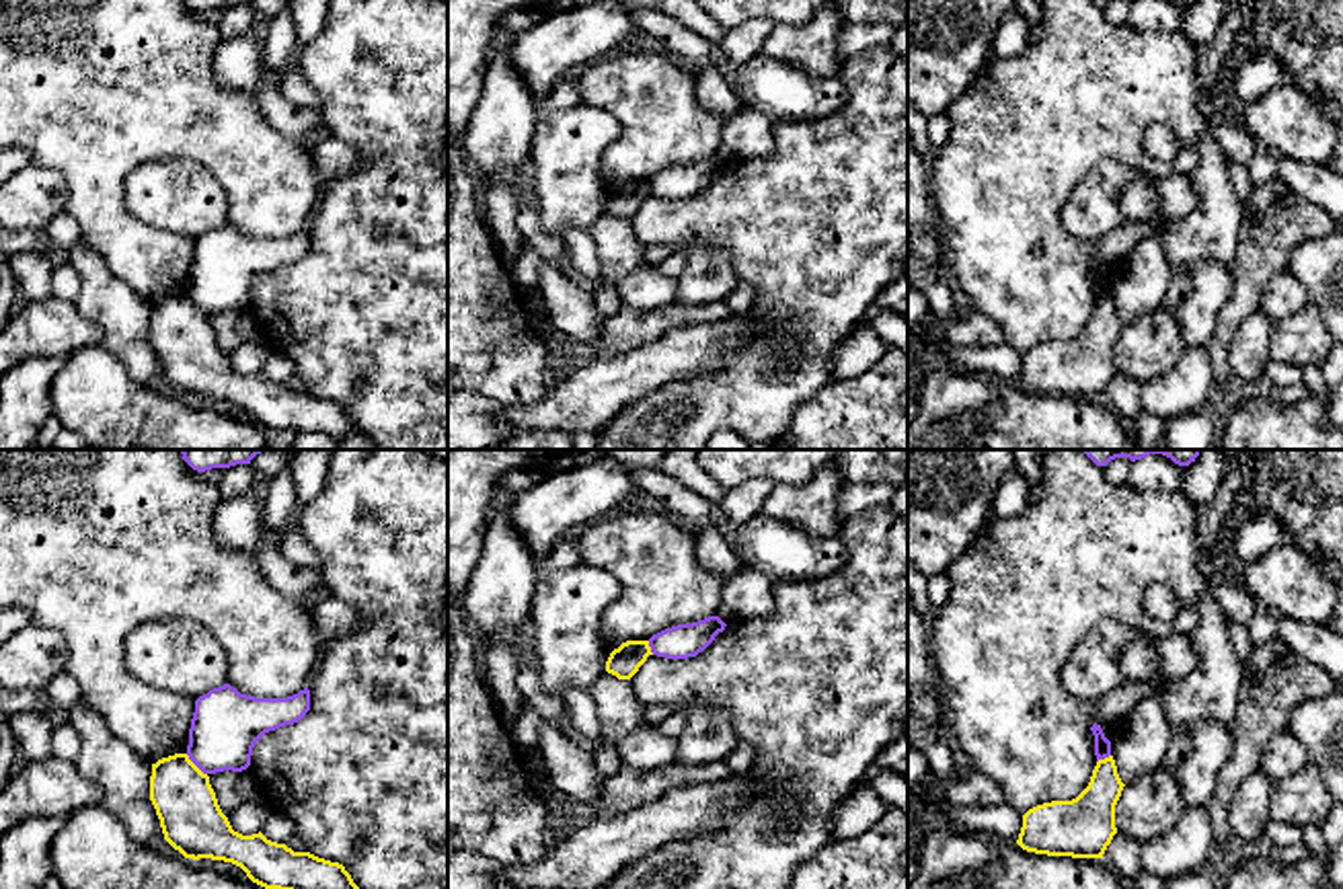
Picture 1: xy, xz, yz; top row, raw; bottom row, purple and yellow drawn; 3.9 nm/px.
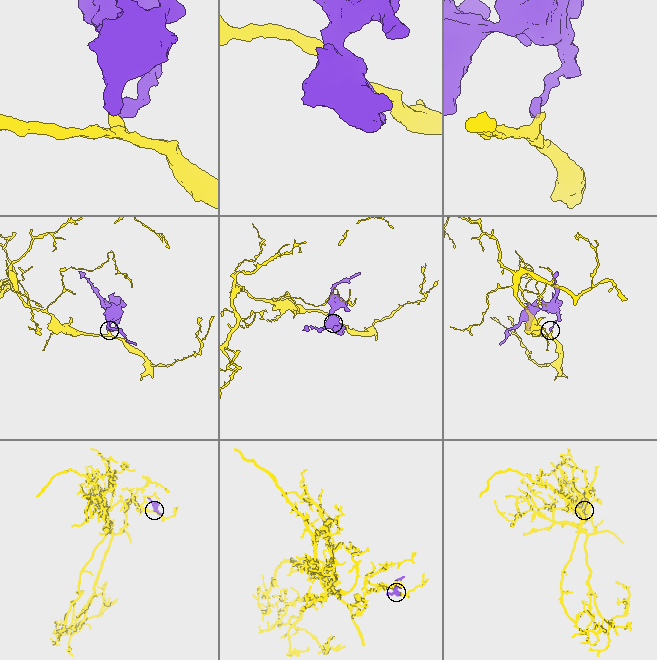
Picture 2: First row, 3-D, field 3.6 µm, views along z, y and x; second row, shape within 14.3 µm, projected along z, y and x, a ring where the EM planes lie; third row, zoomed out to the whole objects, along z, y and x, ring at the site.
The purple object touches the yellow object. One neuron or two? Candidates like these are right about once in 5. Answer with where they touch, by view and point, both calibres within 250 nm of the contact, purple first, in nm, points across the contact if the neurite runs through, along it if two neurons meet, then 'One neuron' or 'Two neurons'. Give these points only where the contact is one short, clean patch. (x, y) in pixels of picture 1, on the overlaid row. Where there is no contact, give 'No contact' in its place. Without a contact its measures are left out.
Touches purple at xy (196, 764). Thickness 260 nm (purple) against 240 nm. Boundary: xy (185, 754), (206, 775). Two neurons

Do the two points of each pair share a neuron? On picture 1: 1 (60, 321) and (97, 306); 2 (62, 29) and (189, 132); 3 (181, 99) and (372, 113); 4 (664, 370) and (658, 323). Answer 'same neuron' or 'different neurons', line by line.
1: different neurons
2: same neuron
3: different neurons
4: different neurons

